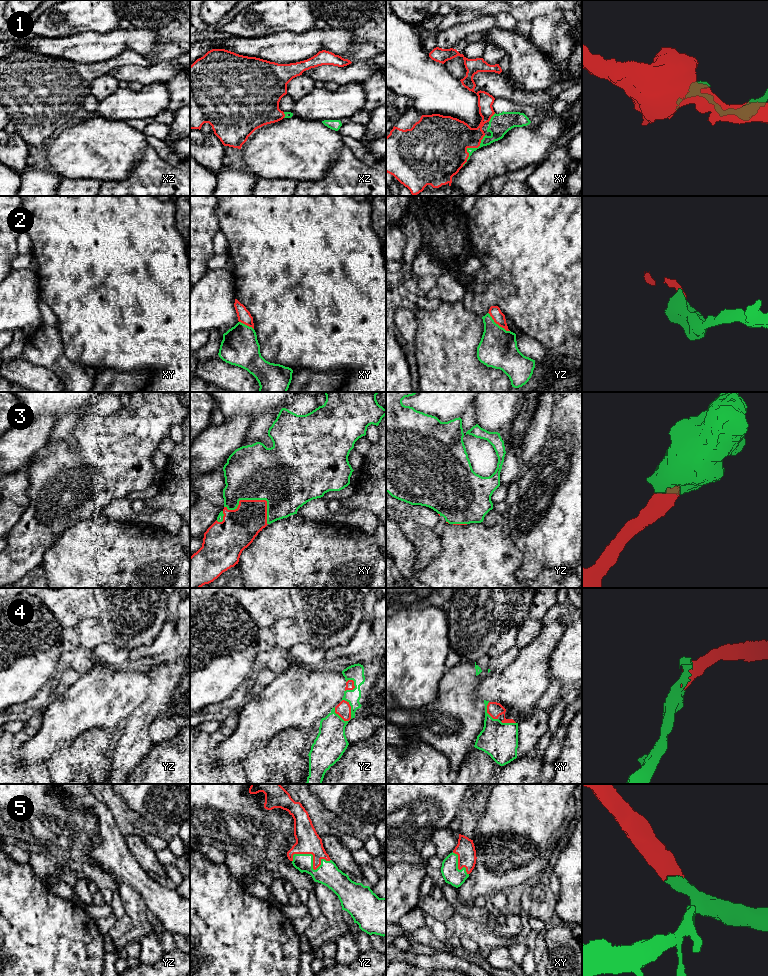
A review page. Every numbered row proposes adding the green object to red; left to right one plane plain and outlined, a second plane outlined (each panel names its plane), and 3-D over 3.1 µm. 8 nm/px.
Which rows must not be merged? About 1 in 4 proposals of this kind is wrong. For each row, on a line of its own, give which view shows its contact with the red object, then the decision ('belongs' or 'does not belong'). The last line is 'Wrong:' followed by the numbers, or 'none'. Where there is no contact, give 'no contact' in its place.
1: meets red in xy; does not belong
2: meets red in yz; does not belong
3: meets red in xy; belongs
4: meets red in yz; belongs
5: meets red in yz; belongs
Wrong: 1, 2

